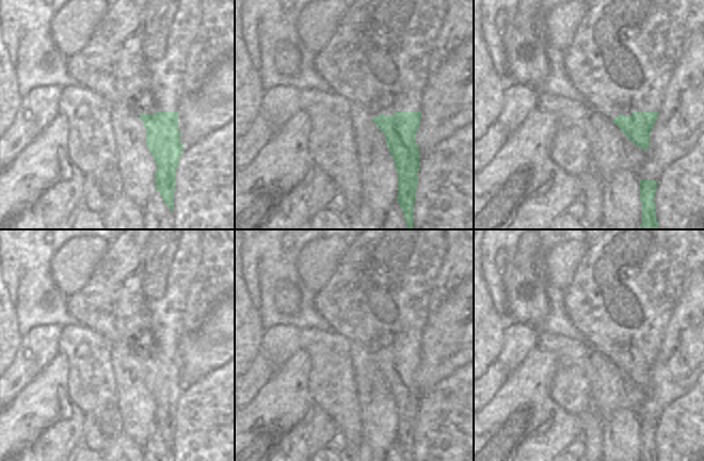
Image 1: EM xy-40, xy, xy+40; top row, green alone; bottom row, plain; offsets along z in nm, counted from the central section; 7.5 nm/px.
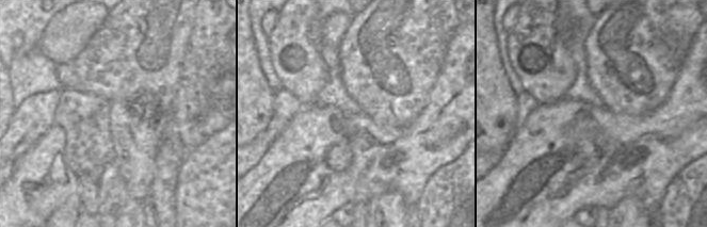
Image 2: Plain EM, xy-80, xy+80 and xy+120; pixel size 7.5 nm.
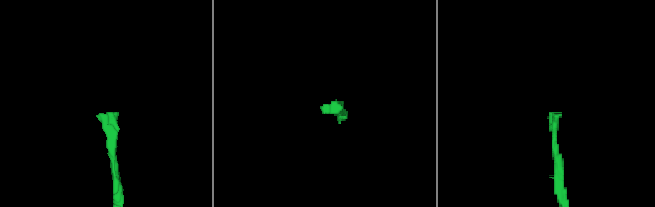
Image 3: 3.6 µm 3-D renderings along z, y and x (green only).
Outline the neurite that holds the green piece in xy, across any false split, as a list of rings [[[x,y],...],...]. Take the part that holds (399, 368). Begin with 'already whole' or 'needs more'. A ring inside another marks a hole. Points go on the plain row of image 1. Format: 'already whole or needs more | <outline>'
already whole | [[[395,350],[393,354],[372,356],[385,375],[385,383],[394,398],[398,413],[397,441],[406,461],[413,461],[413,445],[419,409],[419,387],[415,372],[419,366],[421,350]]]

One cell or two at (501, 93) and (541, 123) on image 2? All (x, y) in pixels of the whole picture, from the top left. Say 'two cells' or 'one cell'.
two cells

